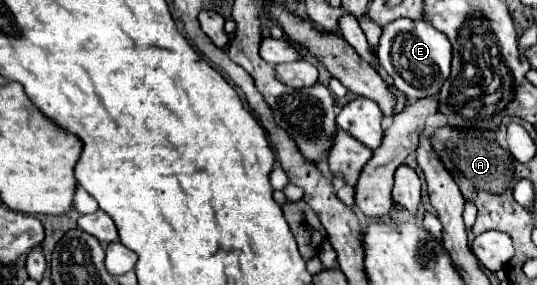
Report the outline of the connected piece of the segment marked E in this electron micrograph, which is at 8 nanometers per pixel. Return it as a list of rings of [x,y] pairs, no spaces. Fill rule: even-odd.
[[[397,19],[383,27],[383,35],[377,45],[377,59],[387,75],[393,77],[393,83],[407,93],[407,99],[421,99],[437,95],[441,83],[449,77],[451,43],[429,21]]]

